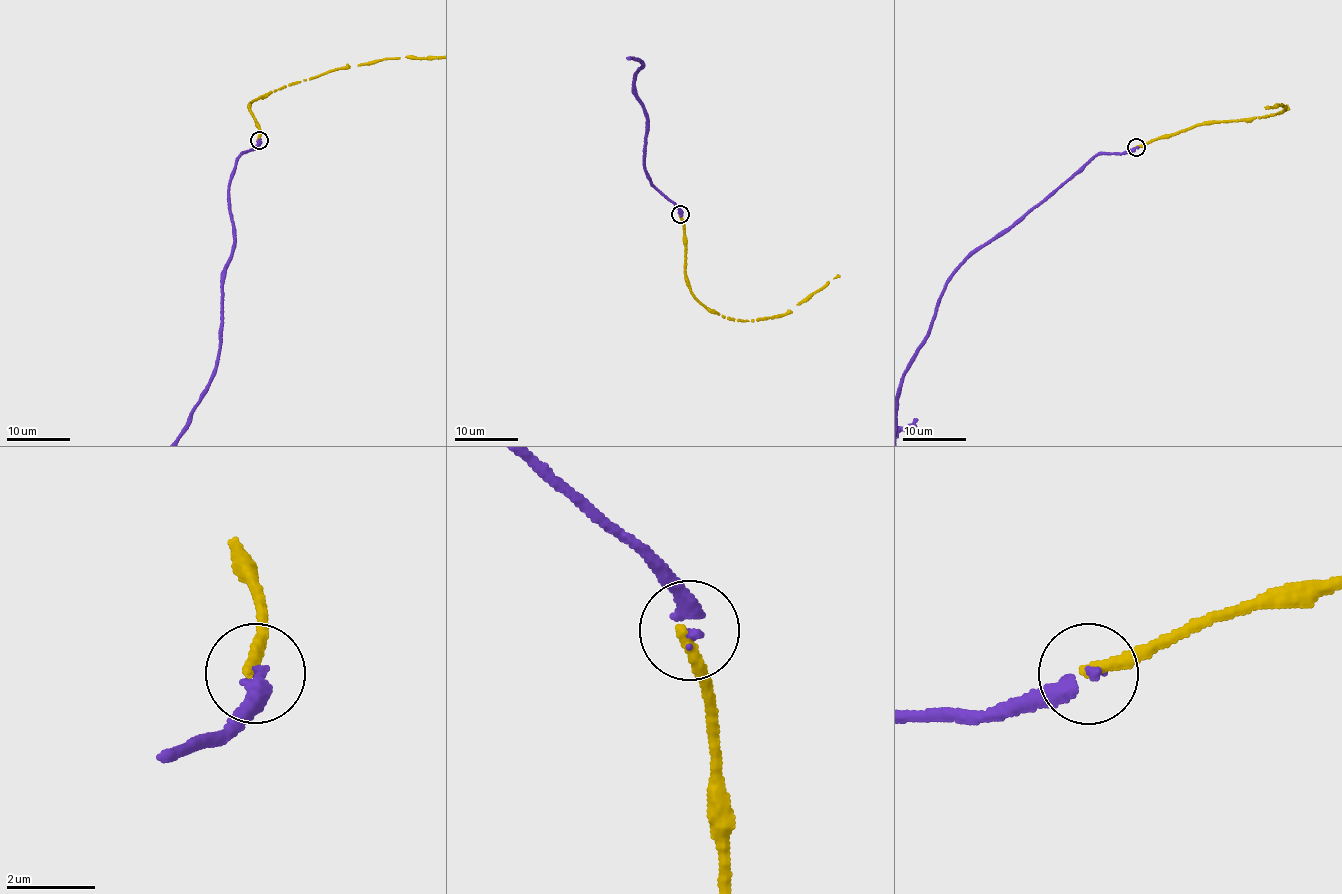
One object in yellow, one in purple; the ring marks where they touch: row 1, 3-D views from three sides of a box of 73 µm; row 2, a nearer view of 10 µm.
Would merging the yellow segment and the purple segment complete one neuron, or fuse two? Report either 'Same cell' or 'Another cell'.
Another cell

